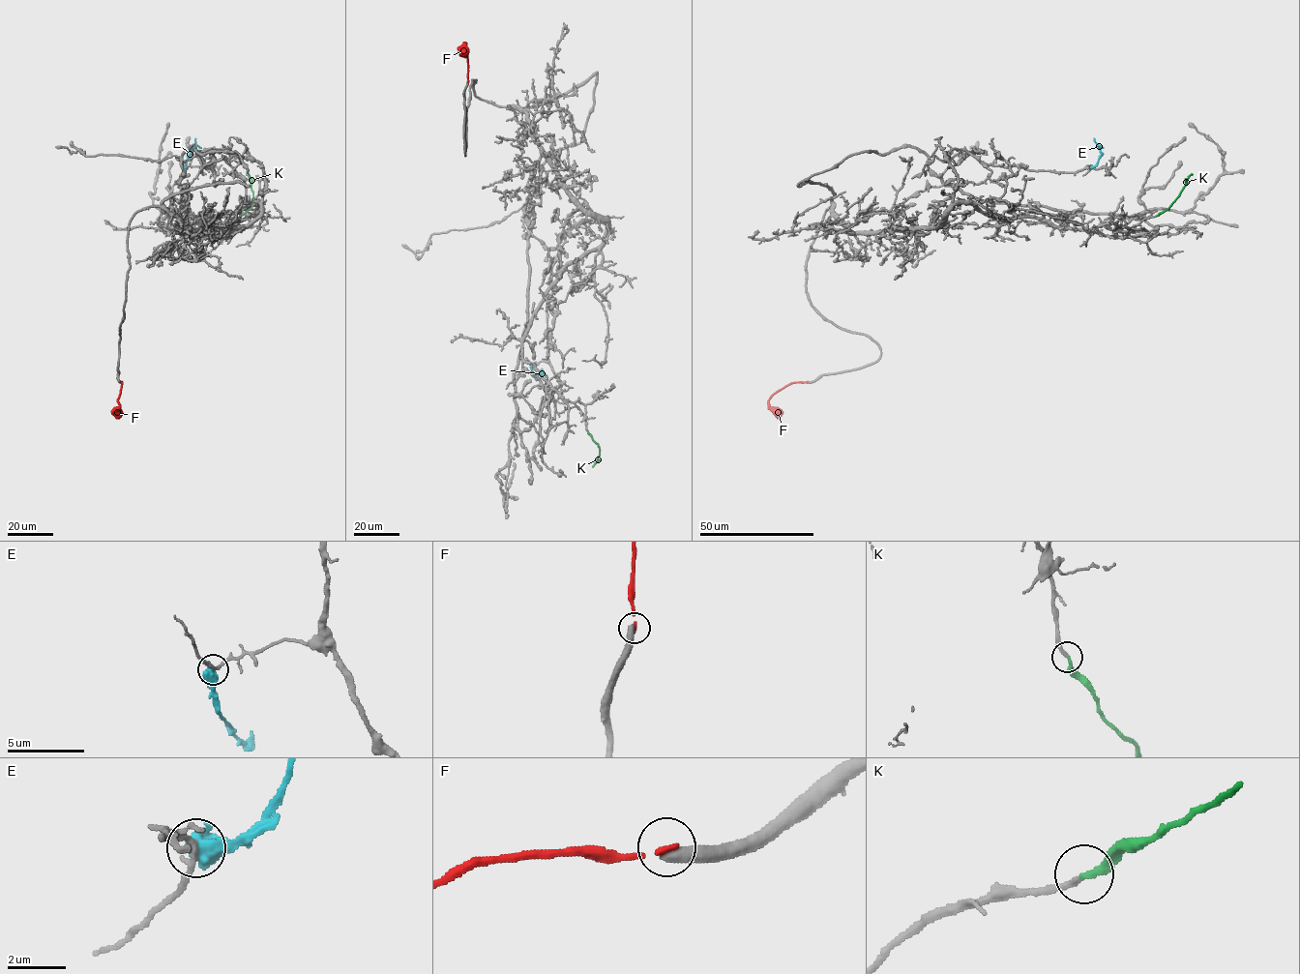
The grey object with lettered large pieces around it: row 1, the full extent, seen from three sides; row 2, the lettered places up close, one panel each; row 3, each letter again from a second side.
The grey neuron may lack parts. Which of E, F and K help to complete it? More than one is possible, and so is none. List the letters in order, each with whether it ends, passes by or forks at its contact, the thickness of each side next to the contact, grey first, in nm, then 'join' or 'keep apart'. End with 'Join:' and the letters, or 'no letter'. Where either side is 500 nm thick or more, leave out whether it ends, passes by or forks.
E: 200 nm thick on the grey side, 800 nm on the other; keep apart
F: it ends there; 460 nm thick on the grey side, 180 nm on the other; keep apart
K: it ends there; 180 nm thick on the grey side, 280 nm on the other; join
Join: K

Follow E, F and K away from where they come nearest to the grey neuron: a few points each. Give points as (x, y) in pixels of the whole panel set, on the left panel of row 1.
E: (185, 166), (191, 149), (196, 145), (201, 147)
F: (122, 381), (117, 399), (120, 413), (116, 415)
K: (242, 215), (252, 202), (251, 180), (246, 174)

